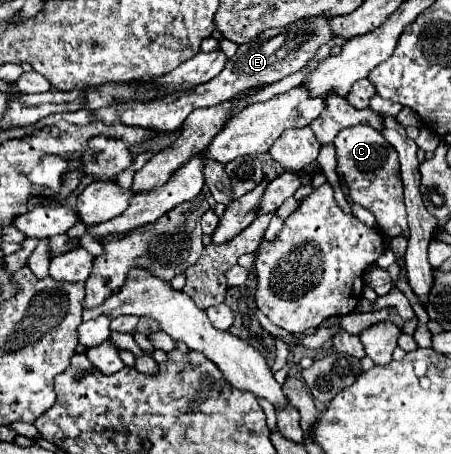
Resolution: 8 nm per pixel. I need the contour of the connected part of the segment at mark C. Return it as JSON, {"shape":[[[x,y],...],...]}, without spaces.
{"shape":[[[354,126],[342,130],[336,136],[336,172],[346,182],[346,192],[352,202],[364,206],[368,212],[376,216],[378,228],[386,236],[398,236],[408,228],[406,224],[406,208],[402,196],[402,182],[400,182],[400,164],[396,158],[396,150],[388,146],[384,136],[370,126]]]}

